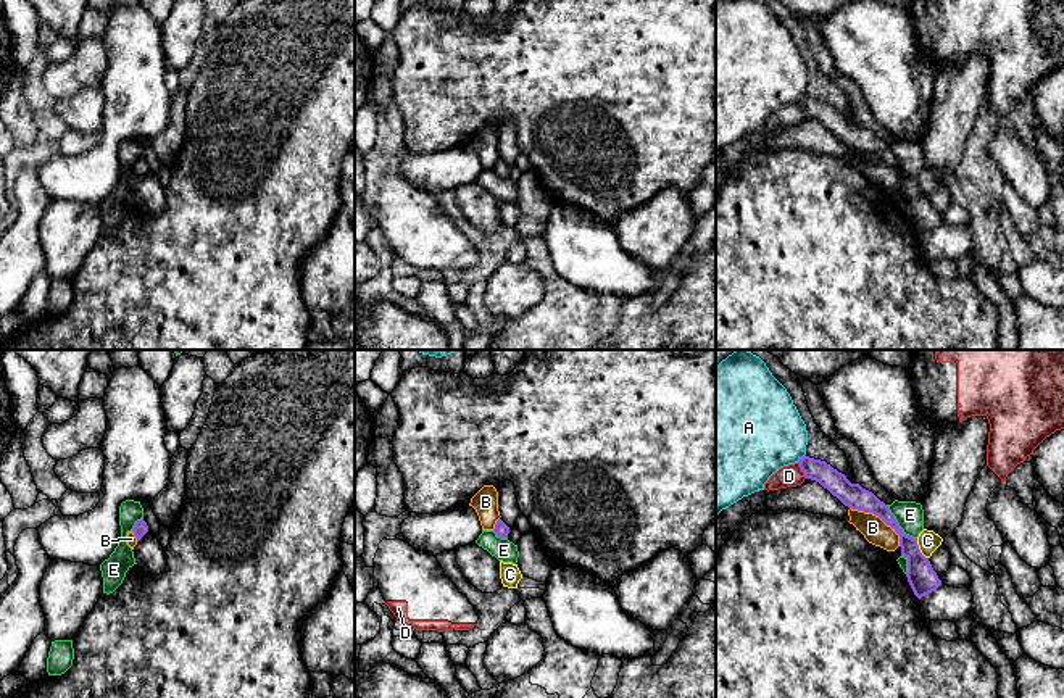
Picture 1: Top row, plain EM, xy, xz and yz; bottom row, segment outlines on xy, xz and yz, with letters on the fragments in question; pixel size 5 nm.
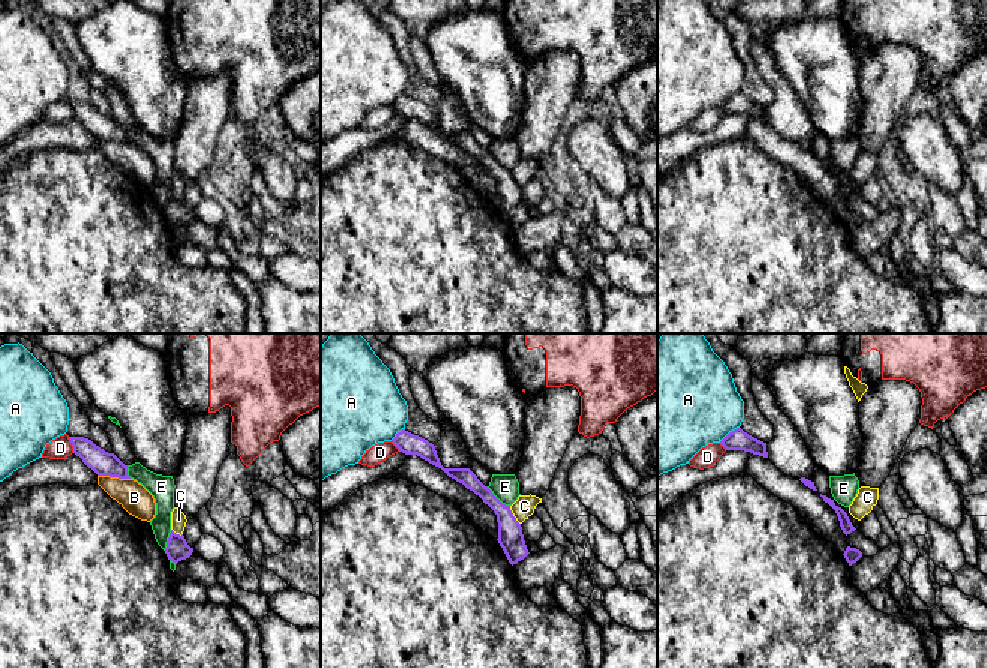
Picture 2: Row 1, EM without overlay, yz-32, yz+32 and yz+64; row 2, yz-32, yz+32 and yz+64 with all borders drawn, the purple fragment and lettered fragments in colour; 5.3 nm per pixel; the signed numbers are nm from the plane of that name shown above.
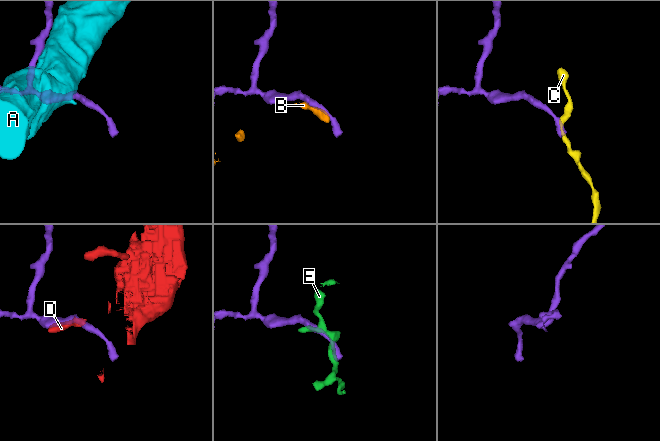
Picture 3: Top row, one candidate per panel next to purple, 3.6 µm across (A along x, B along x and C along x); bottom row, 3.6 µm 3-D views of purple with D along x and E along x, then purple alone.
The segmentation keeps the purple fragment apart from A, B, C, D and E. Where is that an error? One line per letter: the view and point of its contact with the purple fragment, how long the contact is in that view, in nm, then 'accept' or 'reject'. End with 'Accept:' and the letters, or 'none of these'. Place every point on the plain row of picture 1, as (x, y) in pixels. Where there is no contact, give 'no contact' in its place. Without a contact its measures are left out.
A: contact yz (802, 97); length 60 nm; reject
B: contact yz (879, 155); length 320 nm; reject
C: contact yz (918, 187); length 120 nm; reject
D: contact yz (802, 108); length 90 nm; reject
E: contact yz (897, 163); length 240 nm; reject
Accept: none of these

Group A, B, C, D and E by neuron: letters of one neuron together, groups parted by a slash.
A B / C / D / E

